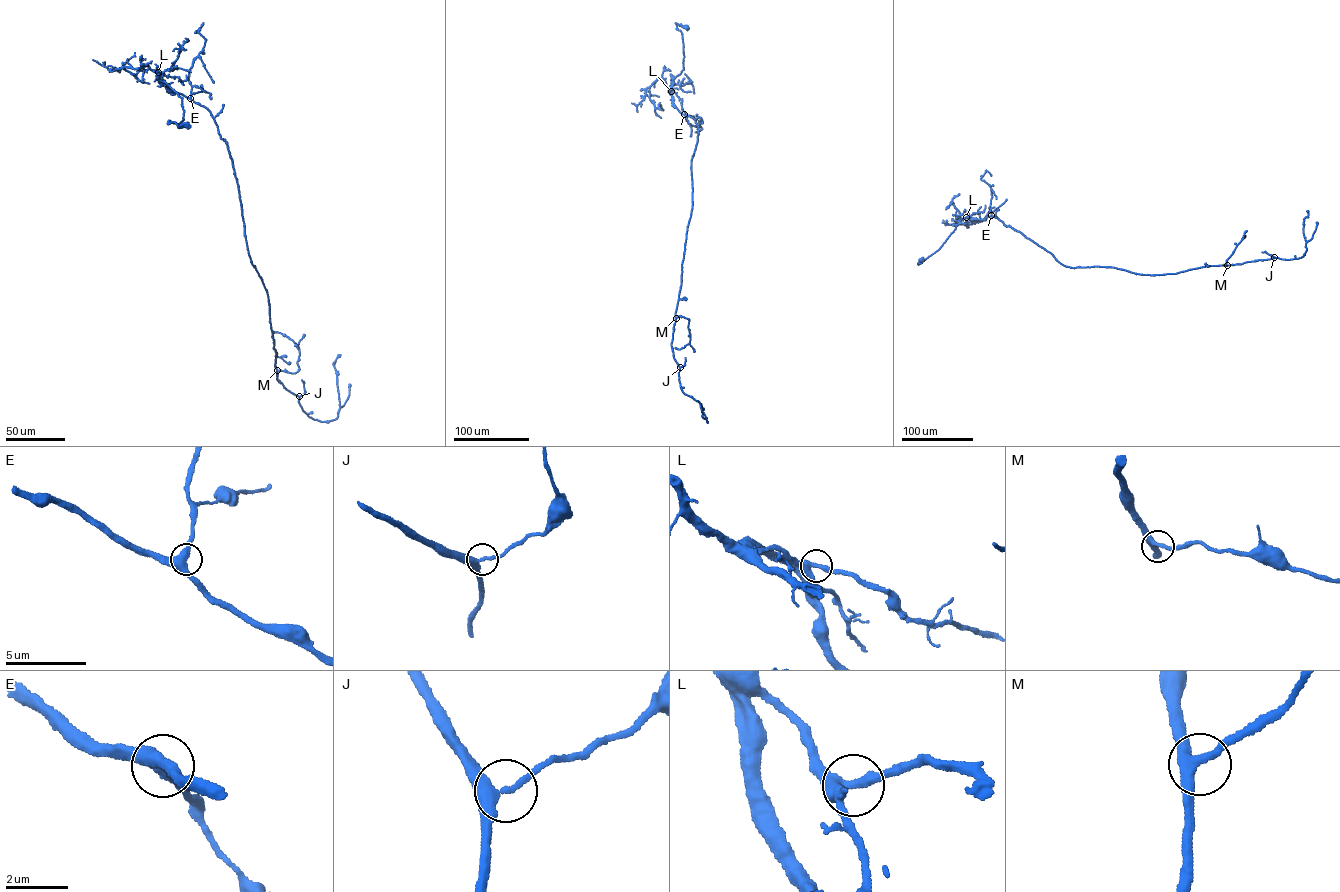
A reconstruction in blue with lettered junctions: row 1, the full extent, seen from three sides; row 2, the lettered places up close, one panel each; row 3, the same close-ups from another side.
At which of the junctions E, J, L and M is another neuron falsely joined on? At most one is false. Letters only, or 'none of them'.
none of them

